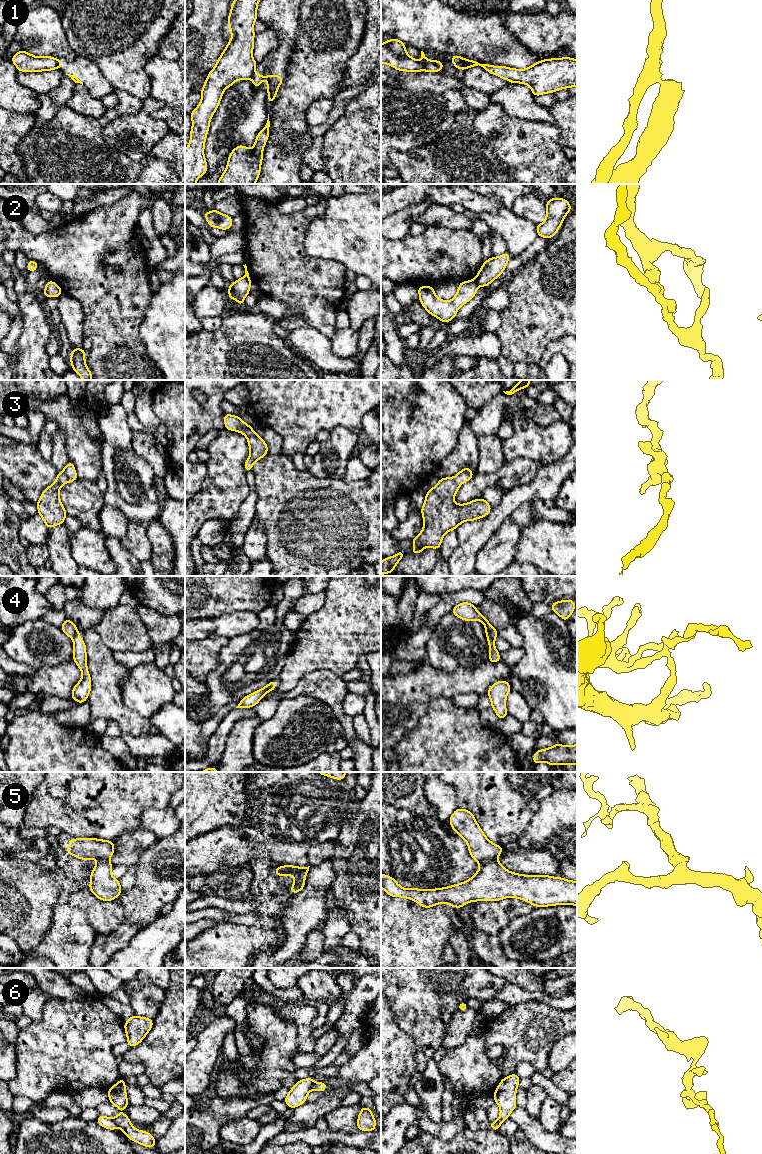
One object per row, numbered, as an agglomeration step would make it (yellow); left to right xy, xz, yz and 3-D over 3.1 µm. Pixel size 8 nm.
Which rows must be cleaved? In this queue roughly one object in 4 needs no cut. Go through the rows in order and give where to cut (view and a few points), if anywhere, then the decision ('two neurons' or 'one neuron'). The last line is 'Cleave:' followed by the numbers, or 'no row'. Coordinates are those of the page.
1: cut yz (466, 60), (468, 67); two neurons
2: cut yz (474, 279), (478, 285); two neurons
3: cut none; one neuron
4: cut yz (485, 630), (494, 639); two neurons
5: cut yz (496, 857), (480, 865); two neurons
6: cut xz (314, 1082), (310, 1089); two neurons
Cleave: 1, 2, 4, 5, 6

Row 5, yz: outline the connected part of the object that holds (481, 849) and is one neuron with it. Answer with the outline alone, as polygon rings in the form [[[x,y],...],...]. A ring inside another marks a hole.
[[[457,808],[451,815],[449,824],[466,841],[470,856],[479,865],[501,855],[503,846],[493,844],[485,836],[471,811]]]

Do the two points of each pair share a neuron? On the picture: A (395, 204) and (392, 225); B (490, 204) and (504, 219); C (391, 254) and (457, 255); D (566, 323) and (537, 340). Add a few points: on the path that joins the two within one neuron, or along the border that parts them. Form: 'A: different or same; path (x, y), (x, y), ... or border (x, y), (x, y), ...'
A: different; border (416, 203), (410, 203), (391, 213)
B: different; border (503, 206), (494, 212), (474, 212)
C: same; path (407, 254), (430, 254), (437, 247), (441, 247)
D: same; path (559, 323), (554, 323), (544, 333)

